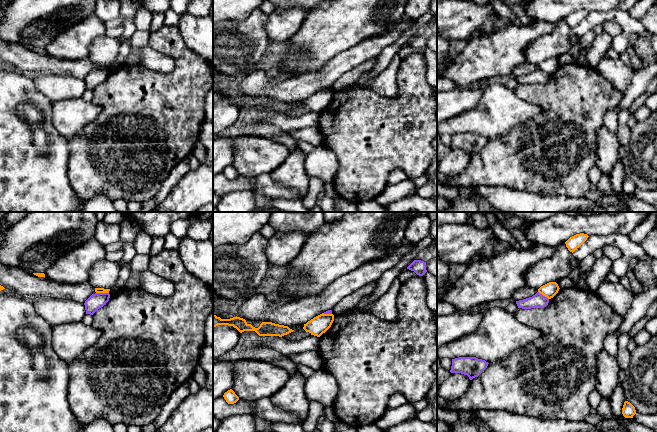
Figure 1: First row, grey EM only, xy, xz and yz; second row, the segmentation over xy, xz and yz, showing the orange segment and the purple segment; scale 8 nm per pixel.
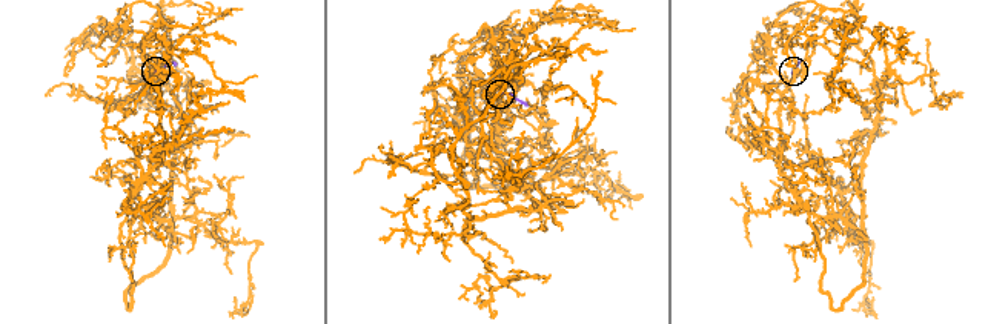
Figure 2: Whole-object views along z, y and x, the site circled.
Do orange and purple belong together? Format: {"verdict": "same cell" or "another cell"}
{"verdict": "another cell"}

